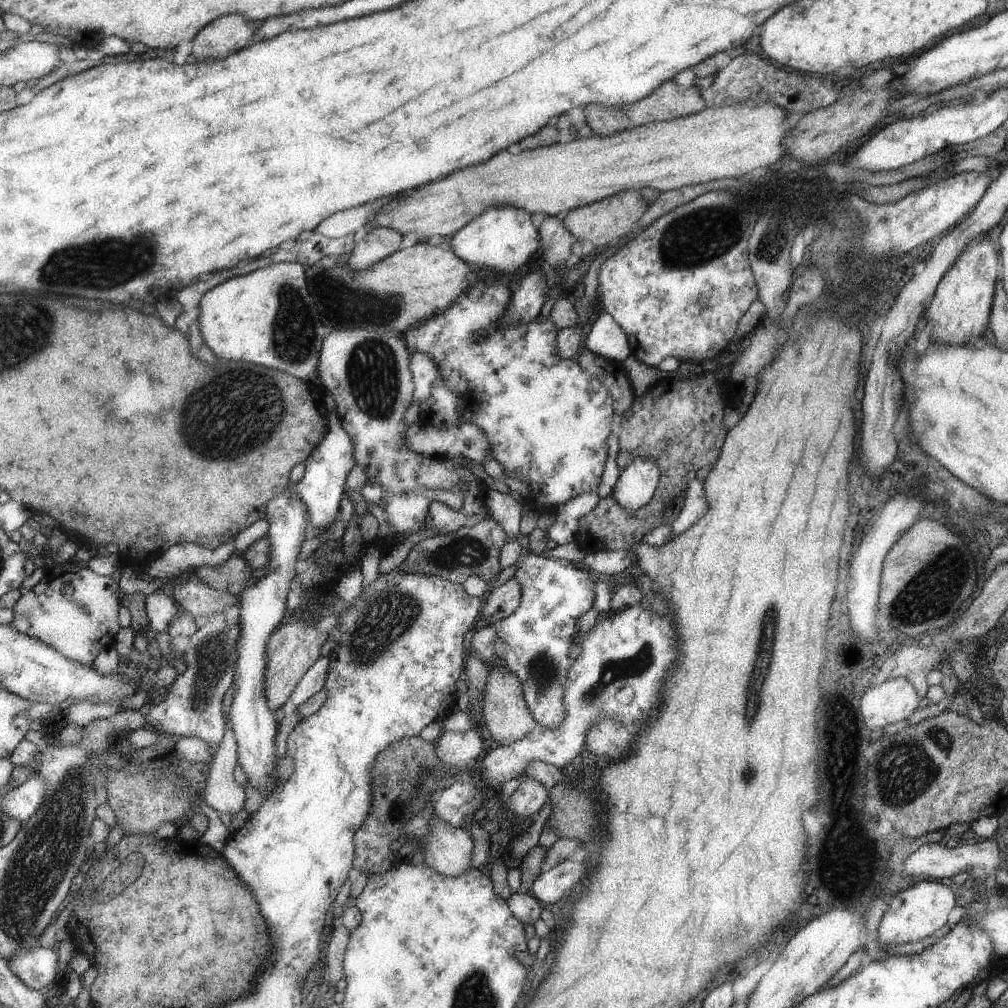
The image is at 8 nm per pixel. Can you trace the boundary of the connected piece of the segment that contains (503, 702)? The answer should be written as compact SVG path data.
M491 664L483 698L483 718L489 734L499 745L511 744L536 728L536 721L526 702L523 702L524 694L521 694L521 689L521 684L513 673L505 673L500 665Z

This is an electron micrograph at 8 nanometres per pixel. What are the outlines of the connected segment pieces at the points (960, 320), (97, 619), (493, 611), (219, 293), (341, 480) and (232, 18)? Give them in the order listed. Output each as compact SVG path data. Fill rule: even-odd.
M991 240L971 241L953 266L937 283L929 306L924 308L923 321L931 321L929 340L941 345L965 345L979 342L987 326L997 284L997 254Z
M71 561L53 564L46 569L45 576L15 603L11 624L17 631L54 646L67 658L91 667L101 651L115 644L121 630L119 608L124 596L119 581L111 577L99 575L88 567L79 568ZM67 584L74 590L71 597L63 594L63 586Z
M511 577L501 586L490 590L481 608L481 618L487 625L512 614L520 604L520 584Z
M271 263L210 288L198 302L199 332L219 359L275 369L321 386L317 374L320 348L330 330L319 322L315 300L307 290L305 266Z
M329 391L325 393L325 406L329 407L328 434L320 440L312 450L308 459L303 461L304 471L302 478L292 485L292 490L300 496L300 499L307 506L307 524L312 524L315 528L323 530L333 522L339 510L339 500L345 491L345 477L351 467L355 465L353 458L353 441L350 436L341 428L336 411L334 410L334 398Z
M229 14L213 20L197 31L191 40L191 59L222 59L248 45L259 23L239 14Z

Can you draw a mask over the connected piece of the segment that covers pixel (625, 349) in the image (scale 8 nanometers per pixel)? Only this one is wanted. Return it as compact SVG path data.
M598 310L583 344L585 349L610 361L621 362L631 354L624 329L603 310Z

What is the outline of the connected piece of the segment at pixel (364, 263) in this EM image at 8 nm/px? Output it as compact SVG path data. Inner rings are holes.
M373 227L364 237L355 243L347 266L352 271L362 271L383 257L399 249L402 234L385 227Z

